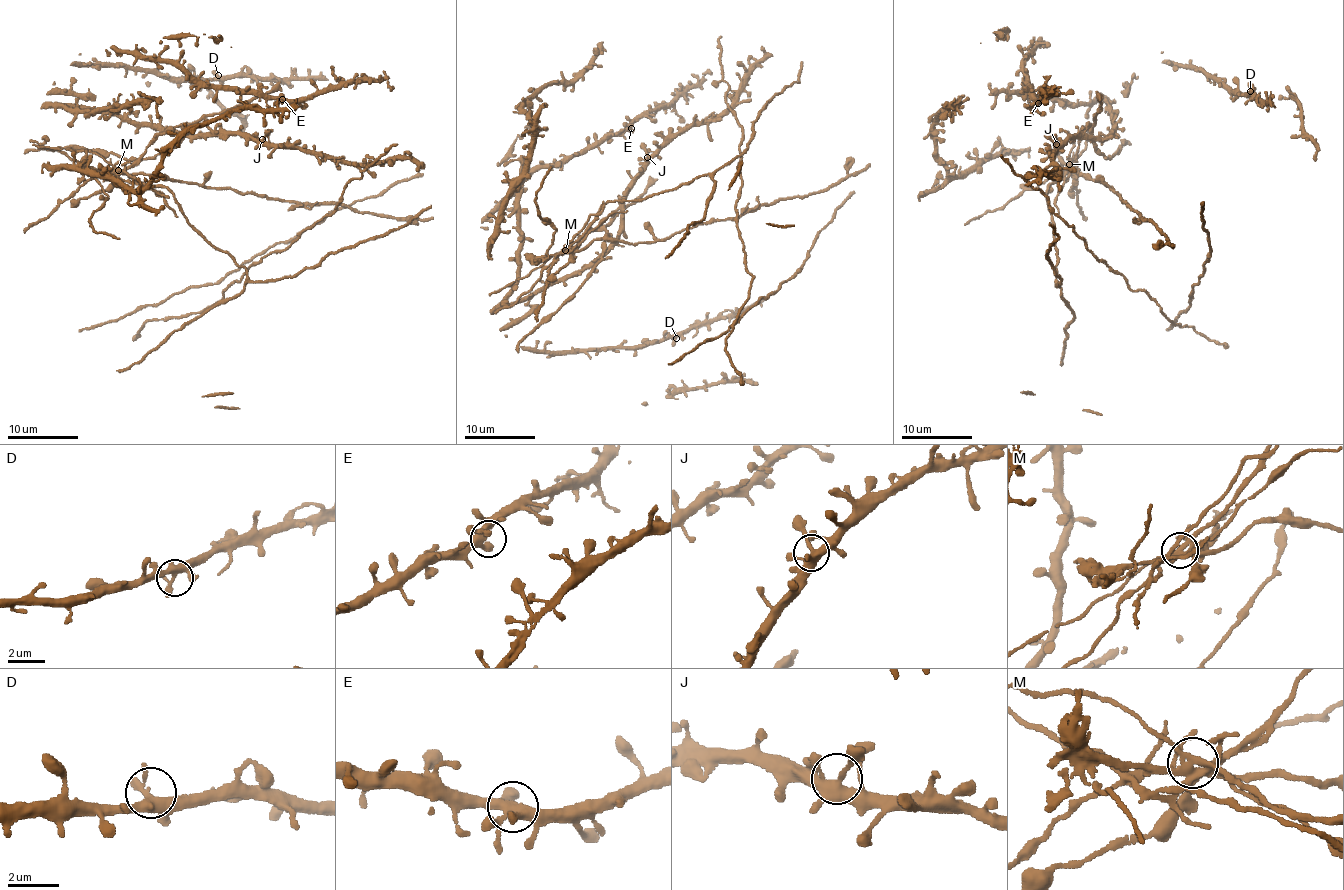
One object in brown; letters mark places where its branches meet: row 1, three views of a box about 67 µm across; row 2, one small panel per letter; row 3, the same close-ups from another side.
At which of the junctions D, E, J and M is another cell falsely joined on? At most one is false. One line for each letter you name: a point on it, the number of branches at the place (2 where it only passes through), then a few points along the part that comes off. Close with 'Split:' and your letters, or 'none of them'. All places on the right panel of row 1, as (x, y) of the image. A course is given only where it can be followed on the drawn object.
M: (1069, 164) | 9 | (1069, 164), (1080, 170), (1077, 173), (1088, 175), (1119, 192), (1120, 199), (1168, 237), (1171, 245)
Split: M

